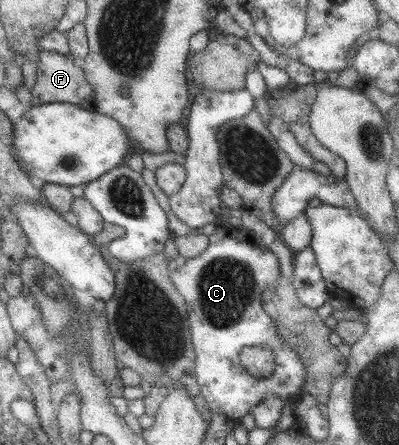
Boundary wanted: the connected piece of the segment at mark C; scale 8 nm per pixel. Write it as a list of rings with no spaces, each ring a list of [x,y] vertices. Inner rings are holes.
[[[214,227],[213,232],[208,235],[207,247],[201,255],[194,258],[175,256],[173,260],[168,261],[167,270],[175,290],[181,295],[187,309],[189,333],[196,355],[194,376],[199,389],[198,399],[207,403],[207,409],[212,415],[225,415],[237,422],[251,407],[255,407],[261,399],[269,395],[287,400],[302,390],[306,371],[298,355],[277,336],[273,320],[261,307],[263,290],[269,285],[273,286],[281,275],[277,257],[260,243],[257,237],[243,227]],[[246,345],[261,345],[272,350],[276,366],[267,381],[249,375],[239,364],[237,358],[239,351]]]

